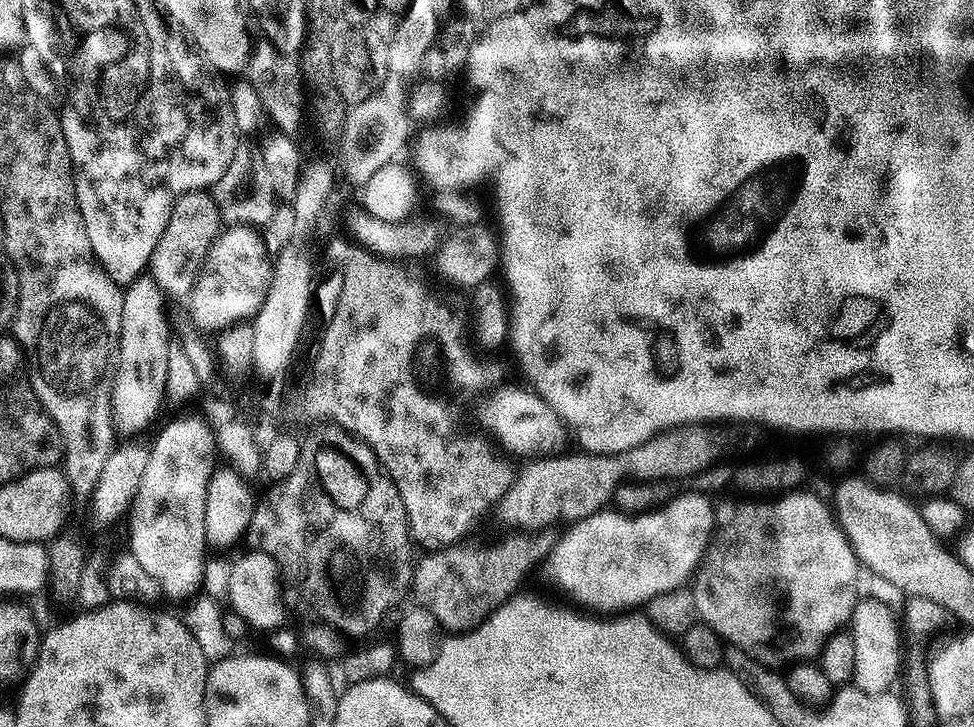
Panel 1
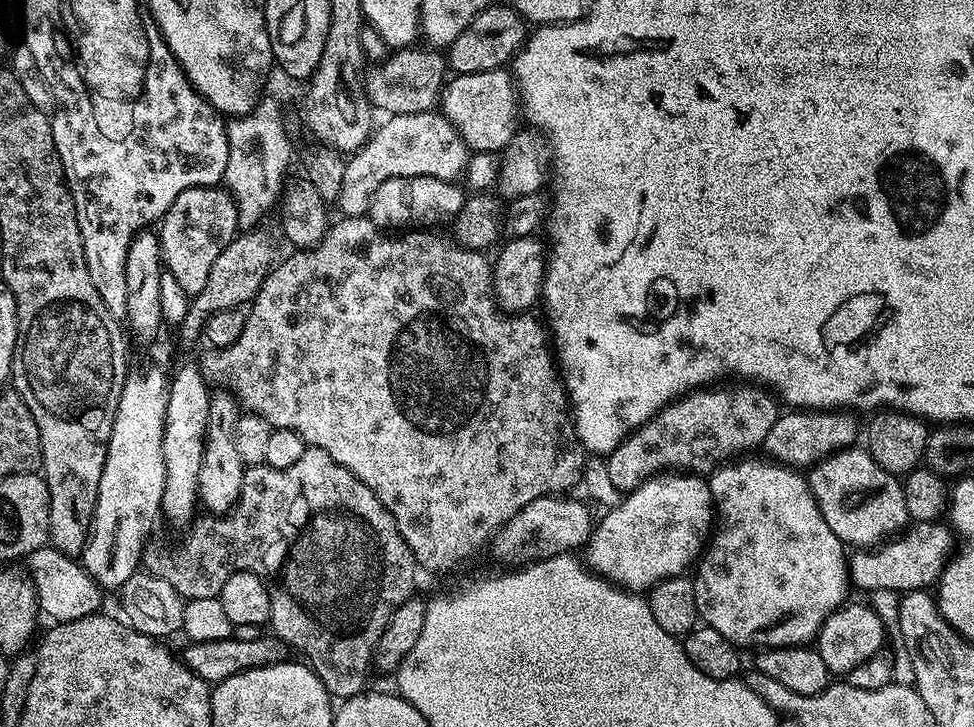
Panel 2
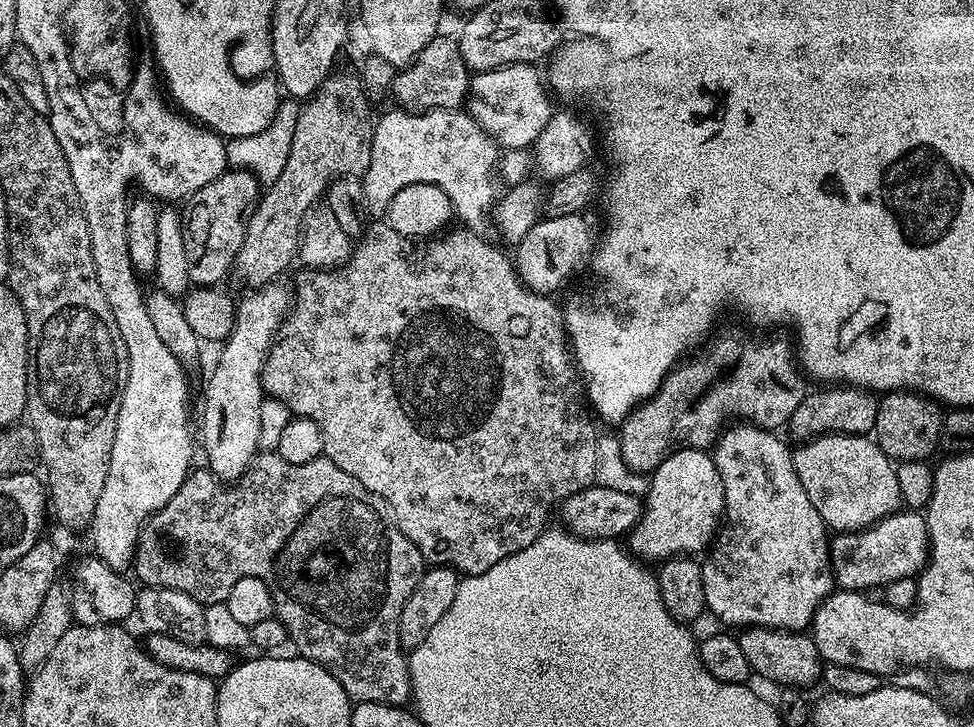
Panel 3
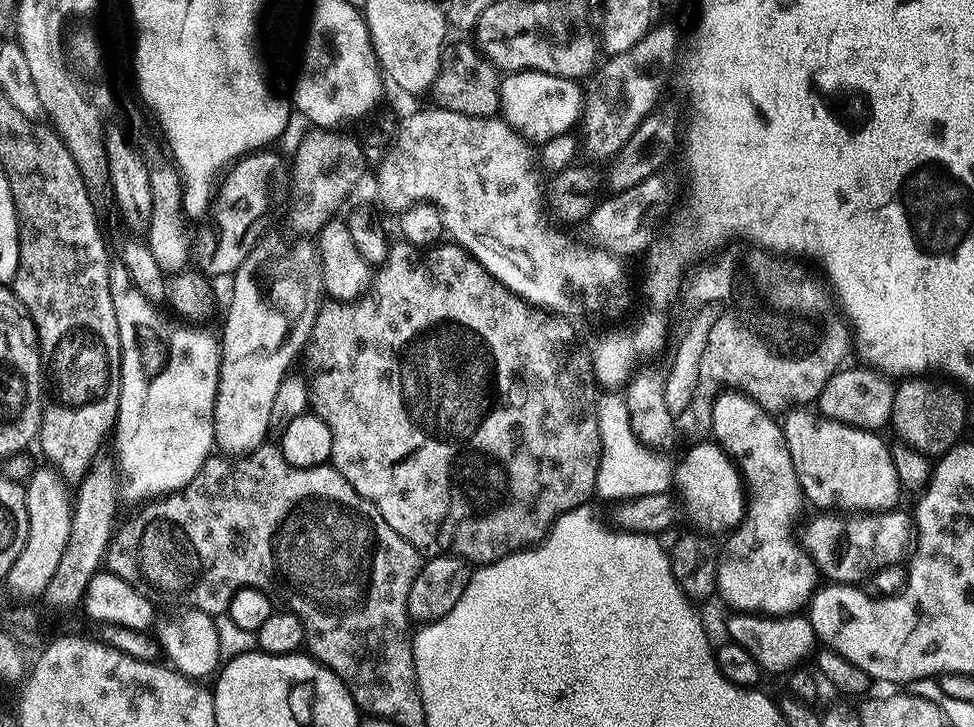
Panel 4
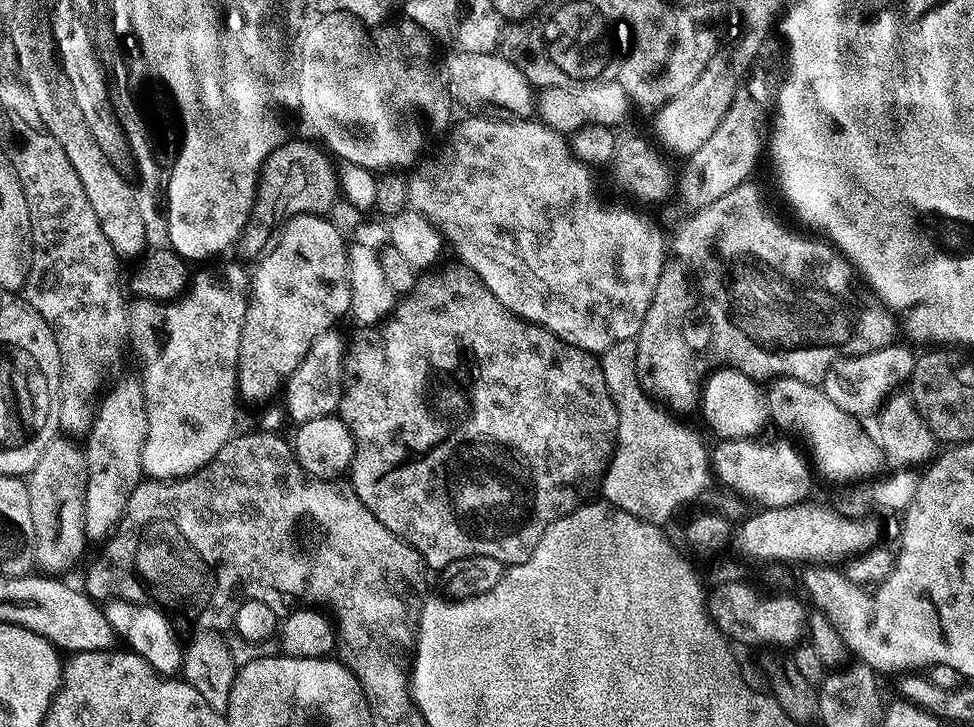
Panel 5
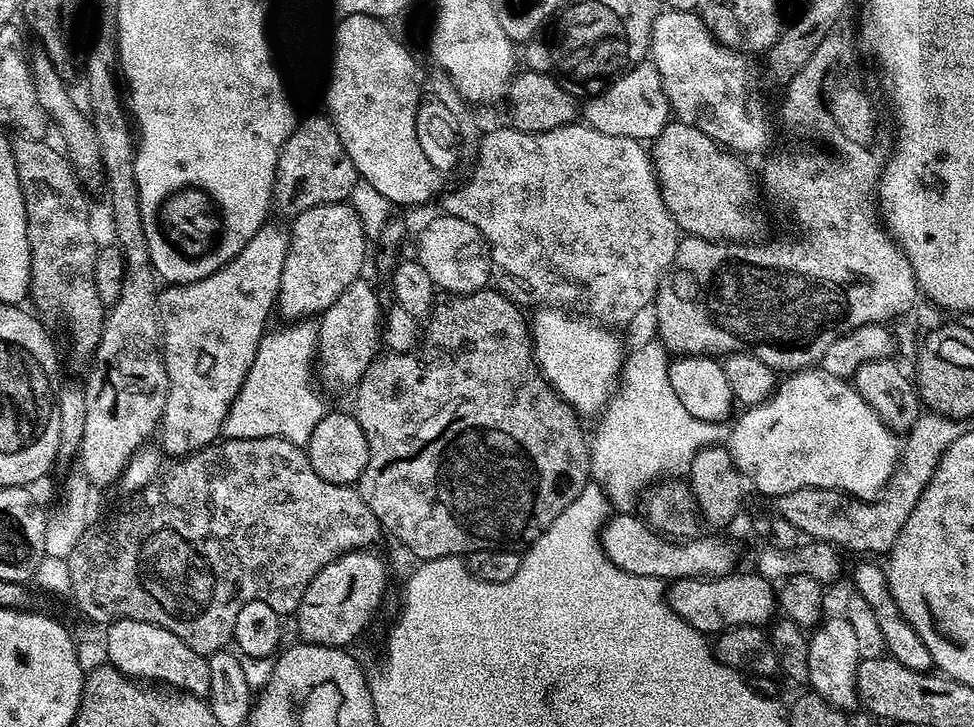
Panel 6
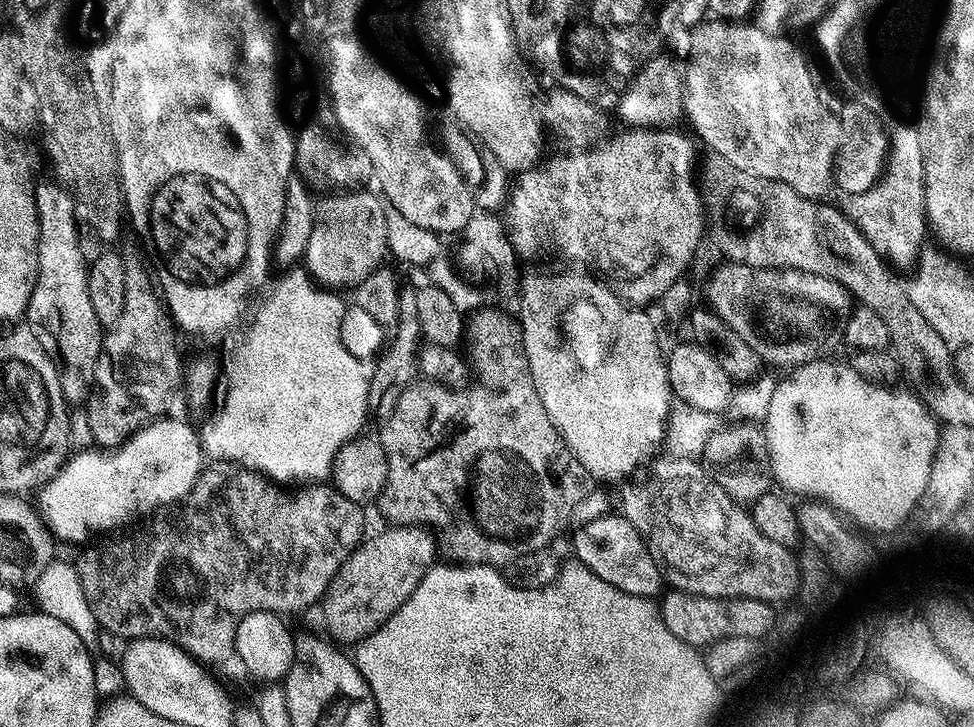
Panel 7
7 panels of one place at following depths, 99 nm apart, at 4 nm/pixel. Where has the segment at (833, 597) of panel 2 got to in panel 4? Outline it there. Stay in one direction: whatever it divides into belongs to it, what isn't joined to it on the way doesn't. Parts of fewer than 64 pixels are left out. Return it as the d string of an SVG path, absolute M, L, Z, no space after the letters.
M724 390L711 401L711 423L715 443L719 444L740 470L741 477L750 489L744 519L727 533L724 549L719 549L716 562L718 596L736 612L750 612L765 616L796 614L807 605L818 587L818 571L812 559L788 537L787 528L802 505L802 493L794 462L785 444L784 429L772 421L773 413L761 408L751 396L739 390Z

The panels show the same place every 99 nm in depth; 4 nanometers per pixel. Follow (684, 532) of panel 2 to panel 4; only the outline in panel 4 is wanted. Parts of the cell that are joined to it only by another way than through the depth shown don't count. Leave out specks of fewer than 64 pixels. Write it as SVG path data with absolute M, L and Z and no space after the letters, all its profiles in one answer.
M709 442L709 444L694 445L693 448L681 458L680 464L678 460L678 463L675 465L674 484L676 488L680 487L681 493L679 492L679 495L682 497L683 503L685 505L692 504L693 510L696 511L697 522L700 523L702 527L709 528L709 530L704 529L709 533L727 533L744 519L746 511L746 485L732 457L729 456L719 444Z

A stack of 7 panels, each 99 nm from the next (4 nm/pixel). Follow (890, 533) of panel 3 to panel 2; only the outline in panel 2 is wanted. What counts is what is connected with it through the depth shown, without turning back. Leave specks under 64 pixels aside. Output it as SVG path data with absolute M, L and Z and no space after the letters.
M938 520L913 523L905 533L883 543L877 550L855 551L855 555L852 554L849 559L849 579L855 587L857 585L865 592L878 587L893 589L901 594L911 593L910 590L925 591L939 581L945 565L951 559L956 548L953 535L953 529Z

